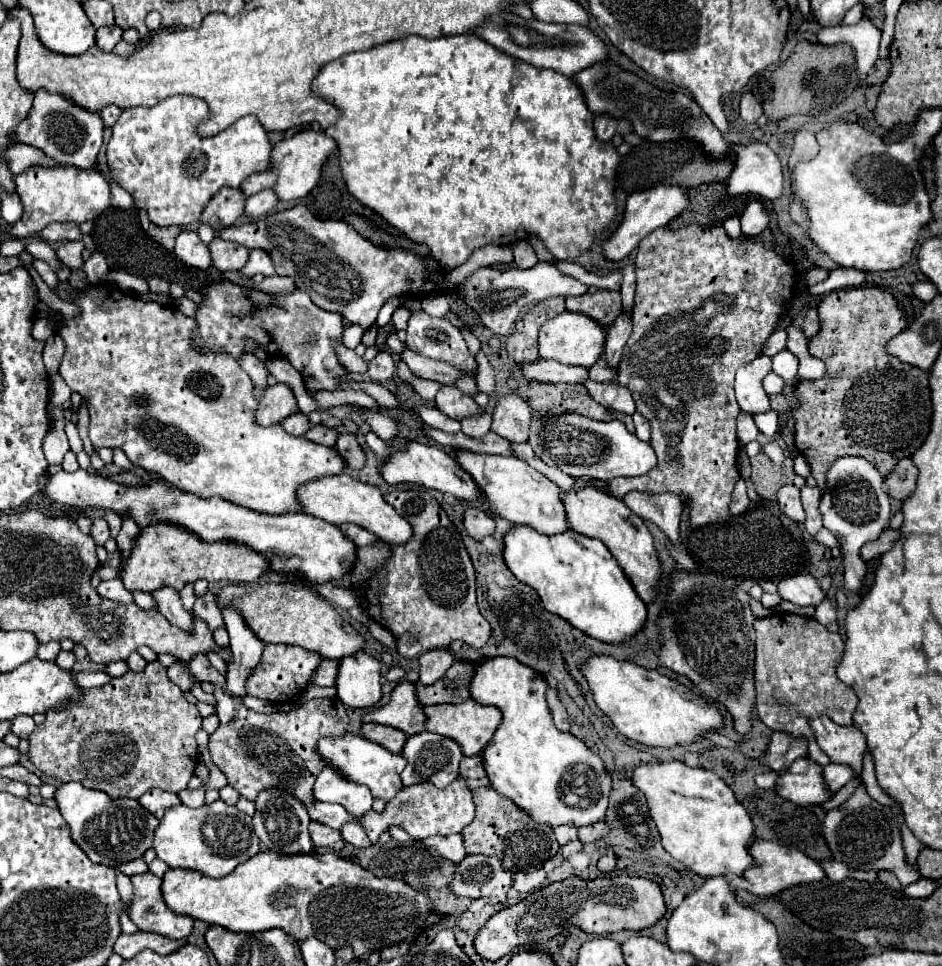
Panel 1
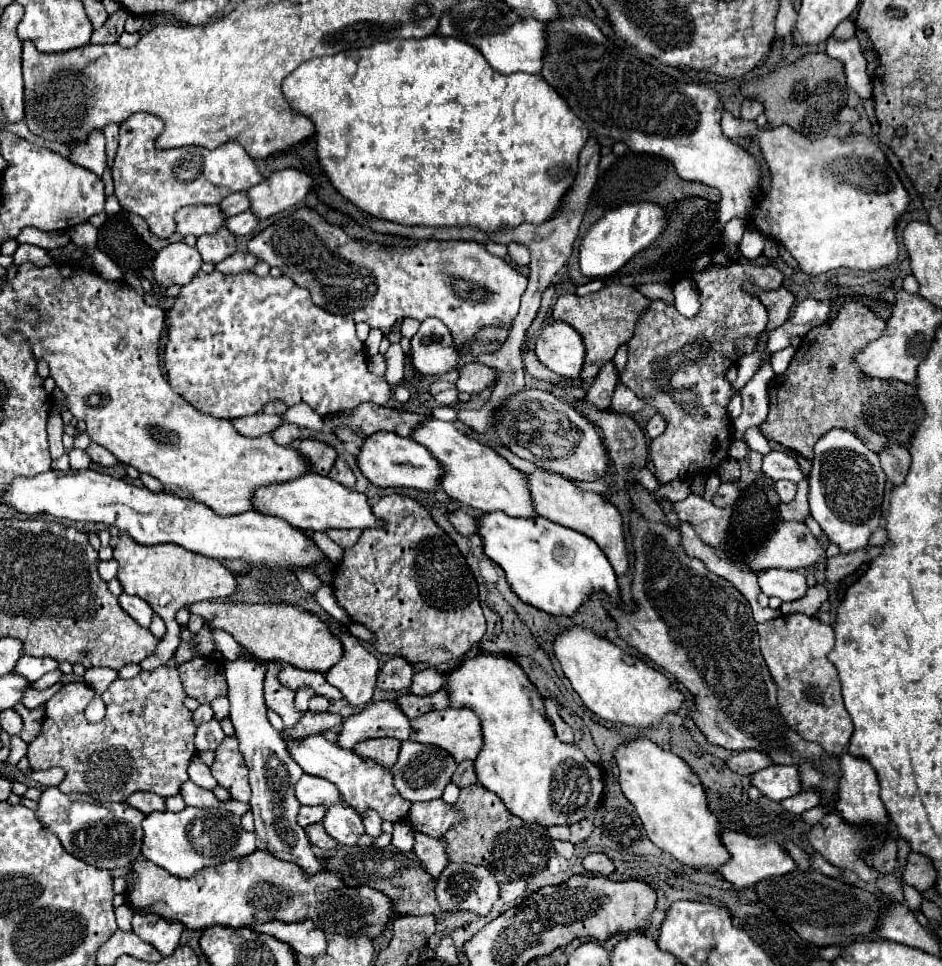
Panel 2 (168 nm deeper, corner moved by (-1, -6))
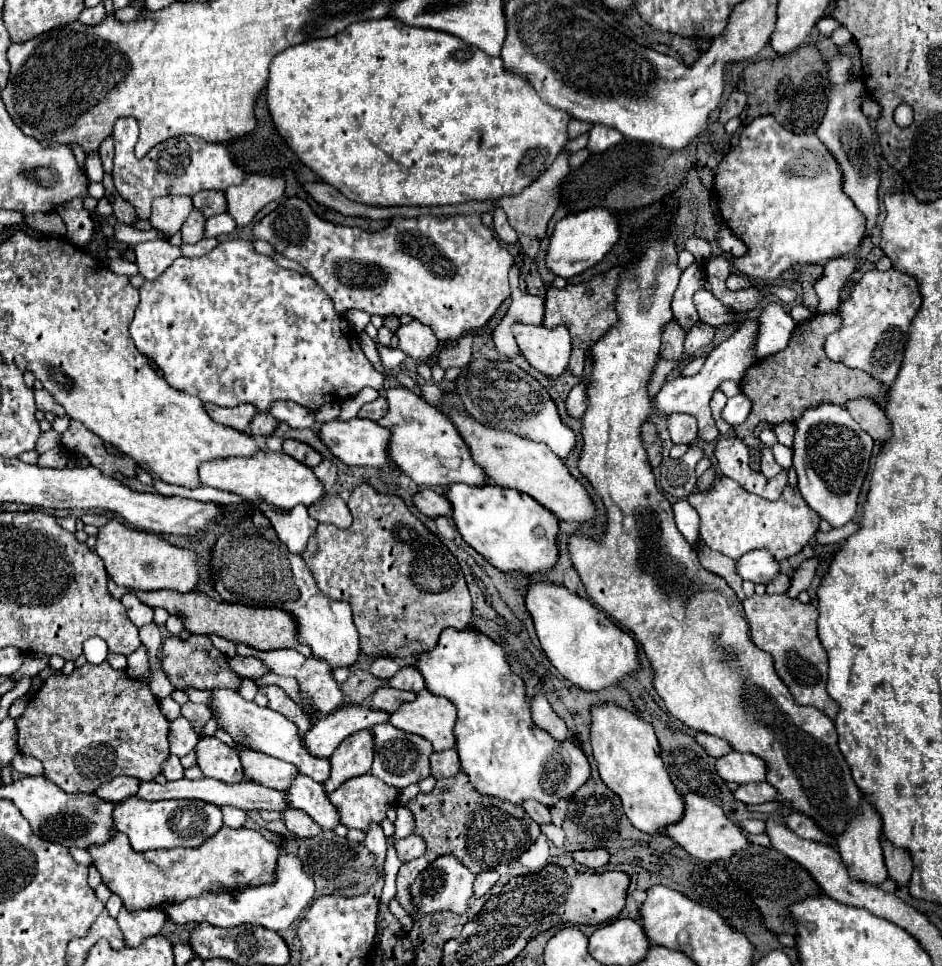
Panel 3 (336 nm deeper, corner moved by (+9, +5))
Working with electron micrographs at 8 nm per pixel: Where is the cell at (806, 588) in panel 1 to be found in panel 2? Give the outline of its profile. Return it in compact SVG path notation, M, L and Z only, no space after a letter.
M767 569L759 575L759 589L767 597L779 597L781 601L795 601L805 595L805 575L787 569Z

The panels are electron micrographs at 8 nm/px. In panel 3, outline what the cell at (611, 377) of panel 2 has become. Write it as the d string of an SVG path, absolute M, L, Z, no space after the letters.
M579 382L571 388L569 396L567 396L567 408L569 408L569 414L575 416L575 418L581 418L585 414L585 408L587 408L587 402L589 402L589 396L587 396L587 390L585 390L585 382Z

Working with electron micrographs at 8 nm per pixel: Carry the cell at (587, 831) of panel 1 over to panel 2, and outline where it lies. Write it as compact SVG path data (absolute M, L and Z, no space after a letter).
M583 819L583 821L575 823L575 825L569 825L569 831L571 831L569 841L571 841L571 843L581 843L581 841L585 841L585 839L591 835L591 831L593 831L593 823Z

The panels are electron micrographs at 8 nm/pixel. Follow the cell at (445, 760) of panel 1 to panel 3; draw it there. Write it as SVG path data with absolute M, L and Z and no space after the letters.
M391 724L375 726L373 734L375 734L375 760L373 760L371 768L379 780L401 790L409 784L417 784L417 782L425 780L427 776L431 776L429 756L433 754L433 746L429 740L425 740L421 736L407 734L403 730L397 730Z

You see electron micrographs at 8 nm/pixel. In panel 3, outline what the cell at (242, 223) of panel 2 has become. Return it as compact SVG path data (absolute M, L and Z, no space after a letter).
M223 212L223 214L217 214L217 216L211 216L205 224L205 236L219 236L219 234L229 234L235 230L235 220L229 212Z

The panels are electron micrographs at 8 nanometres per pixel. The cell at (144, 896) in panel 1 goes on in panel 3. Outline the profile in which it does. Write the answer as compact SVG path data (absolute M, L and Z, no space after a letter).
M125 908L119 912L117 922L119 928L125 934L127 946L141 946L145 938L157 936L167 920L167 914L161 908L149 908L149 910L137 910L137 912L127 912Z

